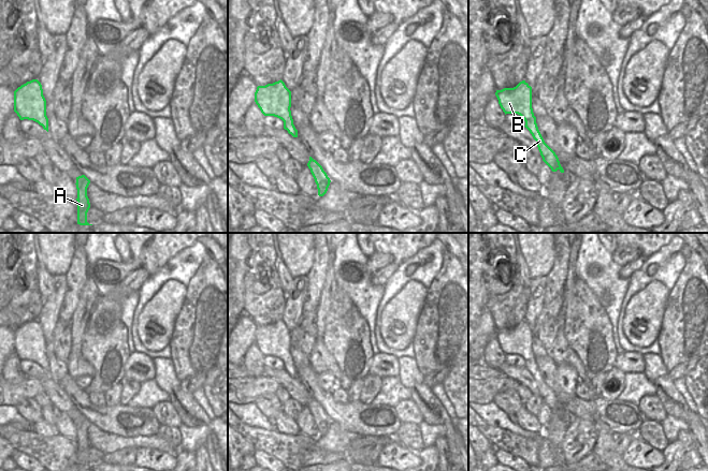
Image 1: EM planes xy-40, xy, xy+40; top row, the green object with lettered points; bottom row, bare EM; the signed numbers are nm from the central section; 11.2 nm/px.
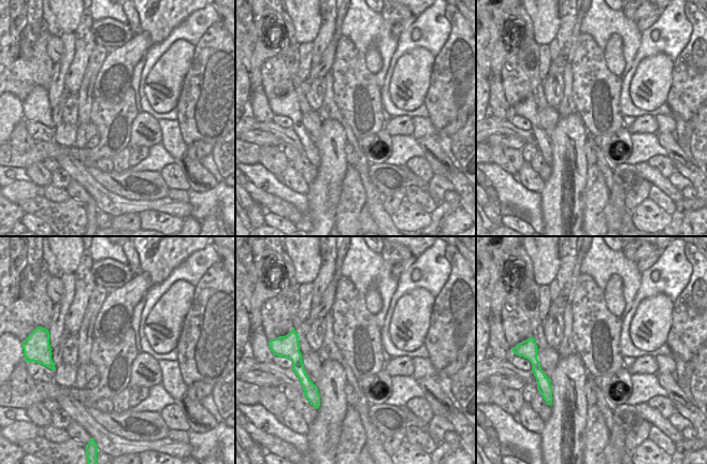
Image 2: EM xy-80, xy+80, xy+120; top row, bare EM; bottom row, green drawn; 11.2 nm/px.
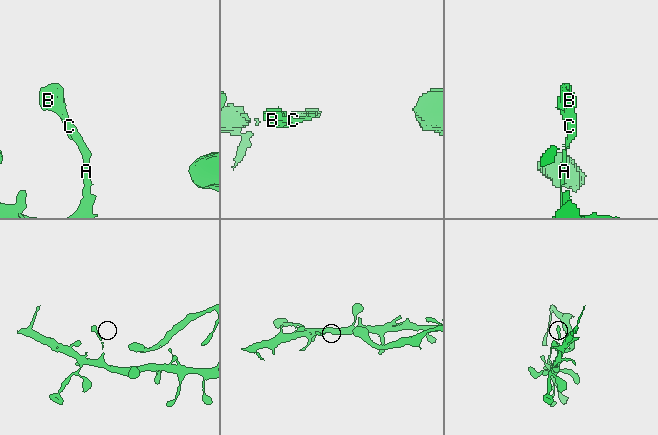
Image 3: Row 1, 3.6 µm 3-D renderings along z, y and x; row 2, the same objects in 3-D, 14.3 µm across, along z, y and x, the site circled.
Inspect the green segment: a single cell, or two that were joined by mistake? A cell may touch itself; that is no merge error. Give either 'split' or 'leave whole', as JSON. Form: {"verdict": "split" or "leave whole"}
{"verdict": "leave whole"}

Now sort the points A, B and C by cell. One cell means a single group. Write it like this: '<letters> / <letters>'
A B C

